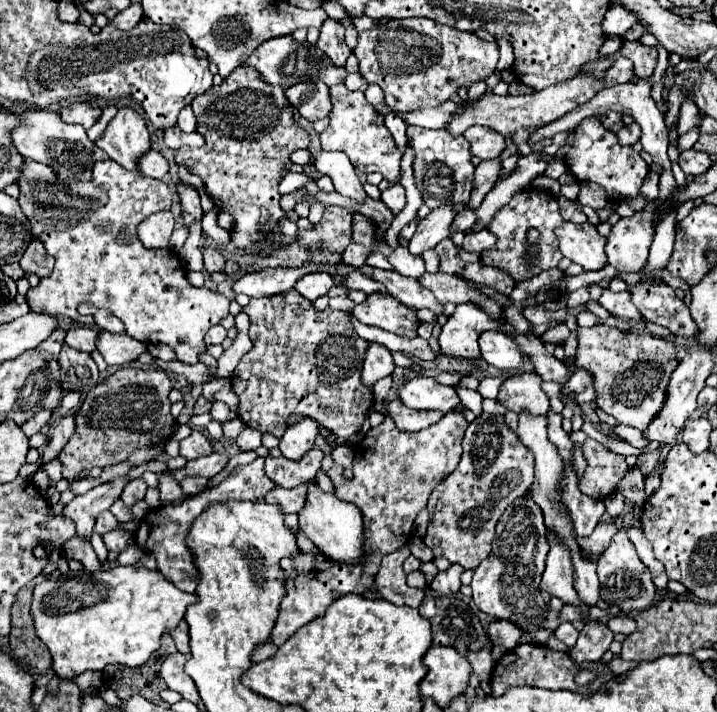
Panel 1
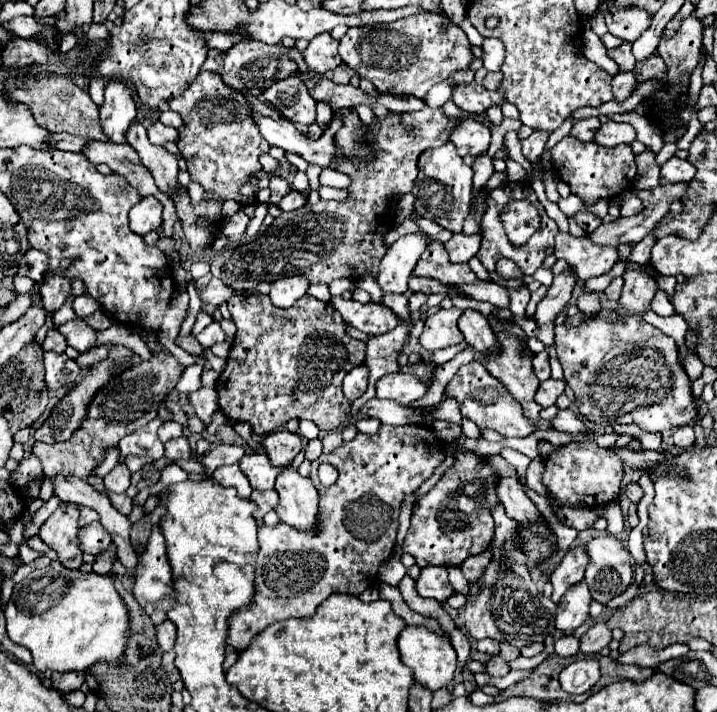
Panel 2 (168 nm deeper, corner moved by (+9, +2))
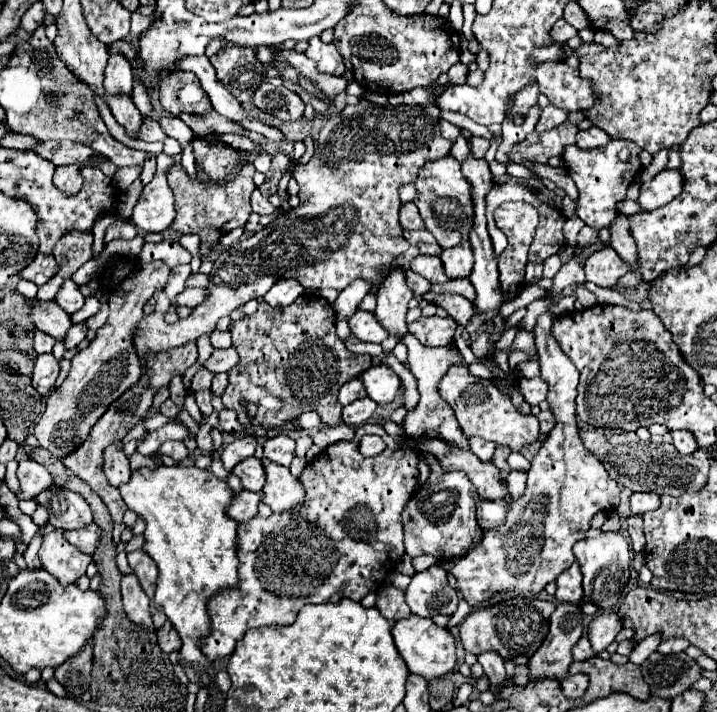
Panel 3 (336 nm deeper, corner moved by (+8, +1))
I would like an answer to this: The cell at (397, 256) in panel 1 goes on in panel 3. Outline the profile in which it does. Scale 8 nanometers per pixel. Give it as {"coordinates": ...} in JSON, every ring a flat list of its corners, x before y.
{"coordinates":[[418,255,412,259,410,269,418,275,422,275,424,279,428,279,430,283,444,283,448,281,444,269,442,269,442,261,440,257,428,257,428,255]]}

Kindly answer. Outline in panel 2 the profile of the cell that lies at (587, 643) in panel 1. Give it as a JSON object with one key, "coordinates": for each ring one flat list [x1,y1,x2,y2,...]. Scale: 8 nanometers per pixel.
{"coordinates":[[595,624,579,638,579,650,583,654,597,654,611,642,611,630,605,624]]}

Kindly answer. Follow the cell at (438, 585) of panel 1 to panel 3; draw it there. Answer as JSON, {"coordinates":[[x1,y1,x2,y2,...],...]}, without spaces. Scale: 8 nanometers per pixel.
{"coordinates":[[440,565,414,573,404,593,412,613,420,617,452,615,458,605,458,595,450,587,446,571]]}

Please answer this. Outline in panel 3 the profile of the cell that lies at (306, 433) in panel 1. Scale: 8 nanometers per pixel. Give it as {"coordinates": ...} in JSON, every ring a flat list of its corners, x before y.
{"coordinates":[[276,435,276,437,268,439,264,443,264,457,278,465,290,467,292,459,294,459,294,439,288,435]]}

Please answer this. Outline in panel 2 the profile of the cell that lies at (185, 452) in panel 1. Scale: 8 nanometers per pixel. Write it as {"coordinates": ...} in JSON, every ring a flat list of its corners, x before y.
{"coordinates":[[187,436,181,438,173,438,165,444,165,458,167,460,179,460,179,458,191,458,193,456,193,448,187,440]]}

